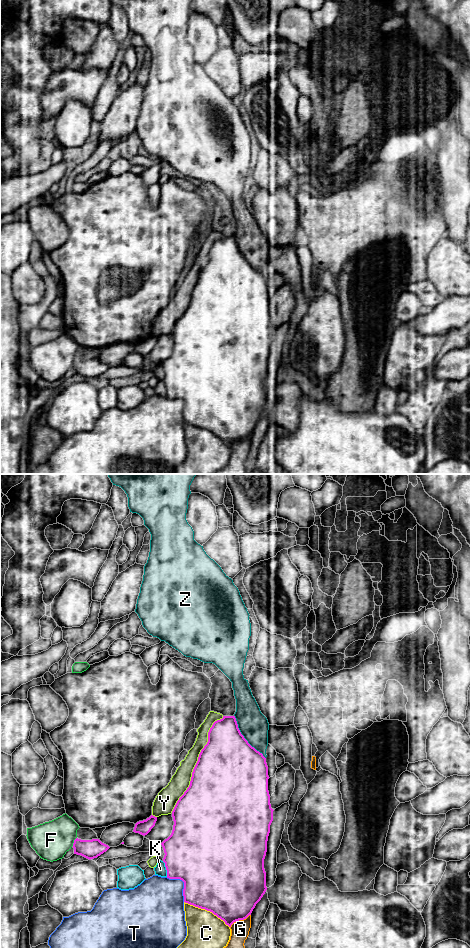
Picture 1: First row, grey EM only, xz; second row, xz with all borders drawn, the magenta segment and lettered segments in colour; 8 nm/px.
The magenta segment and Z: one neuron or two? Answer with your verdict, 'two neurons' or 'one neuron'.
two neurons

